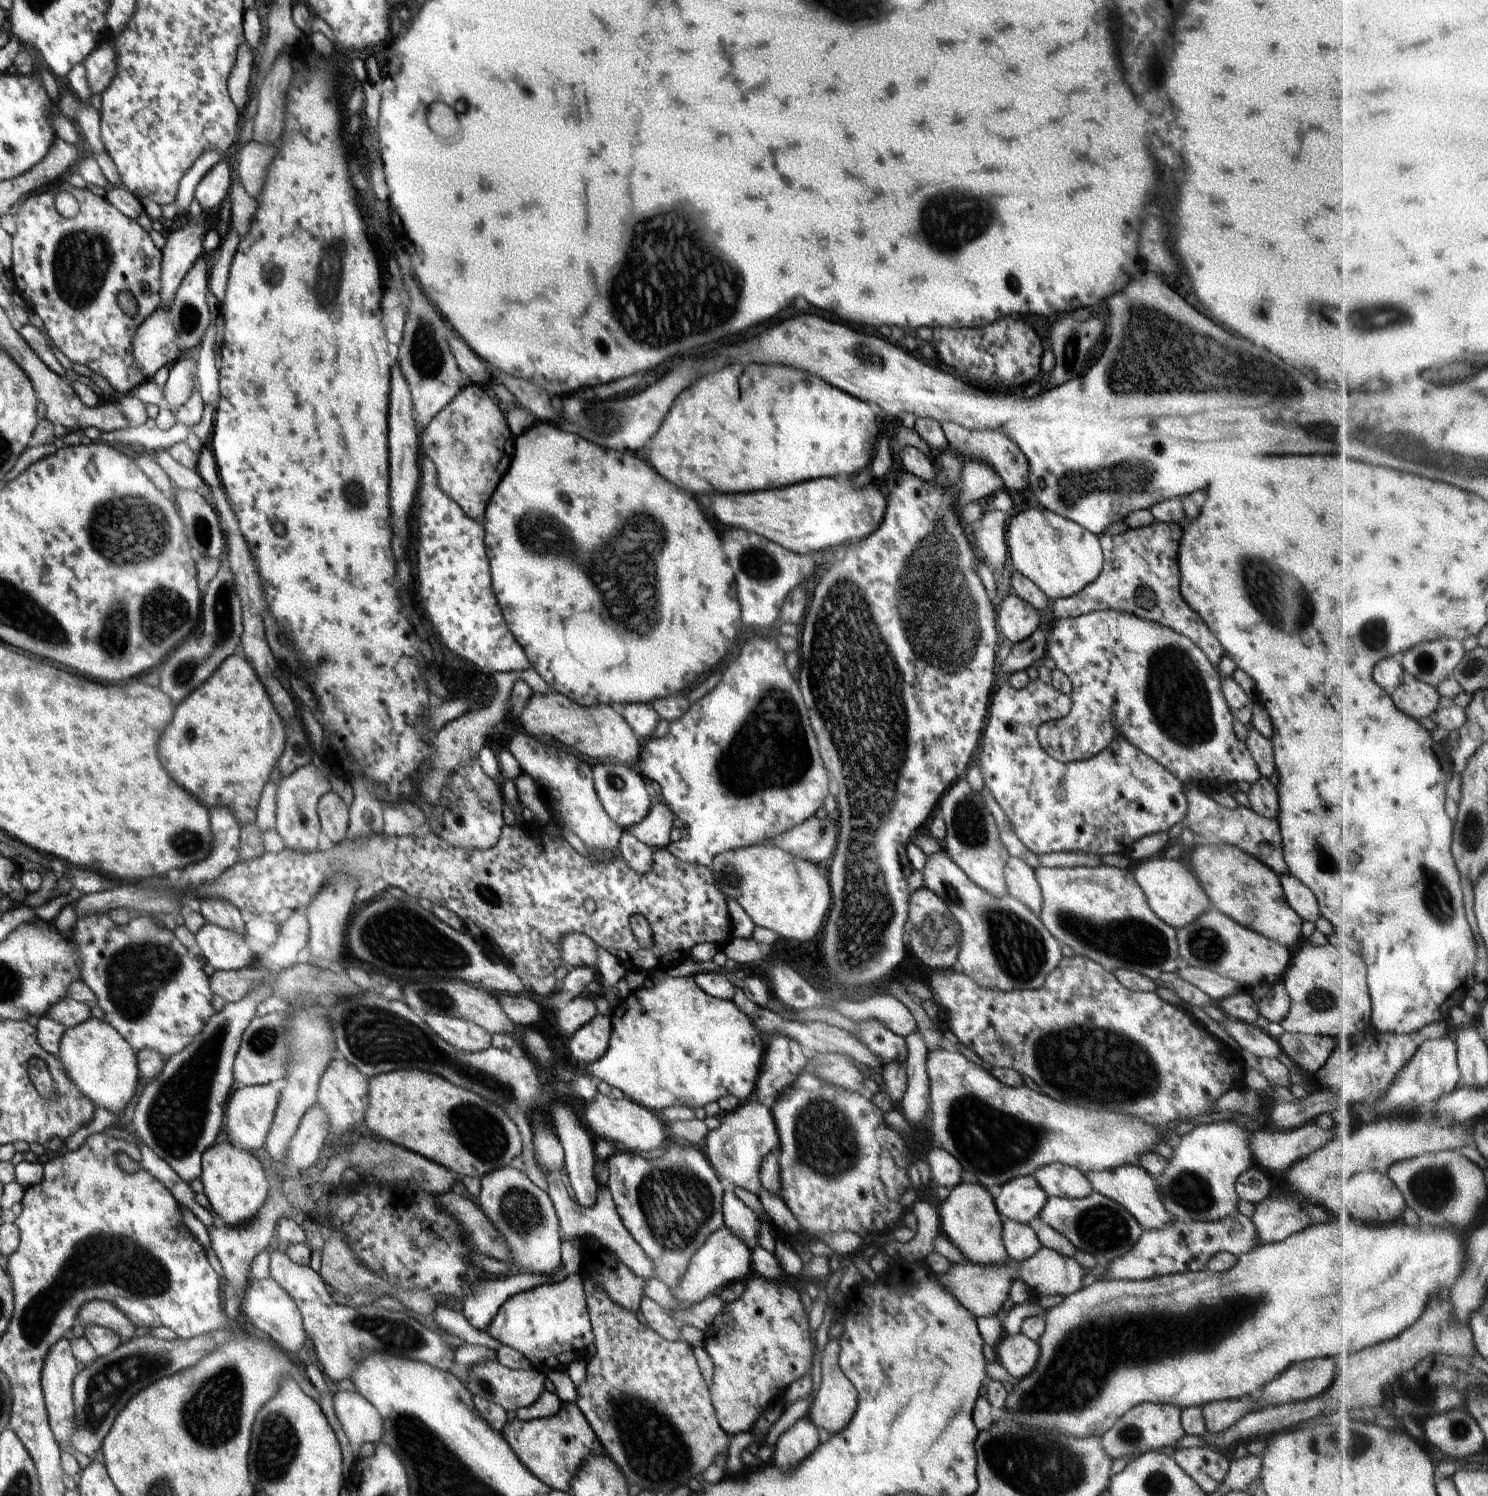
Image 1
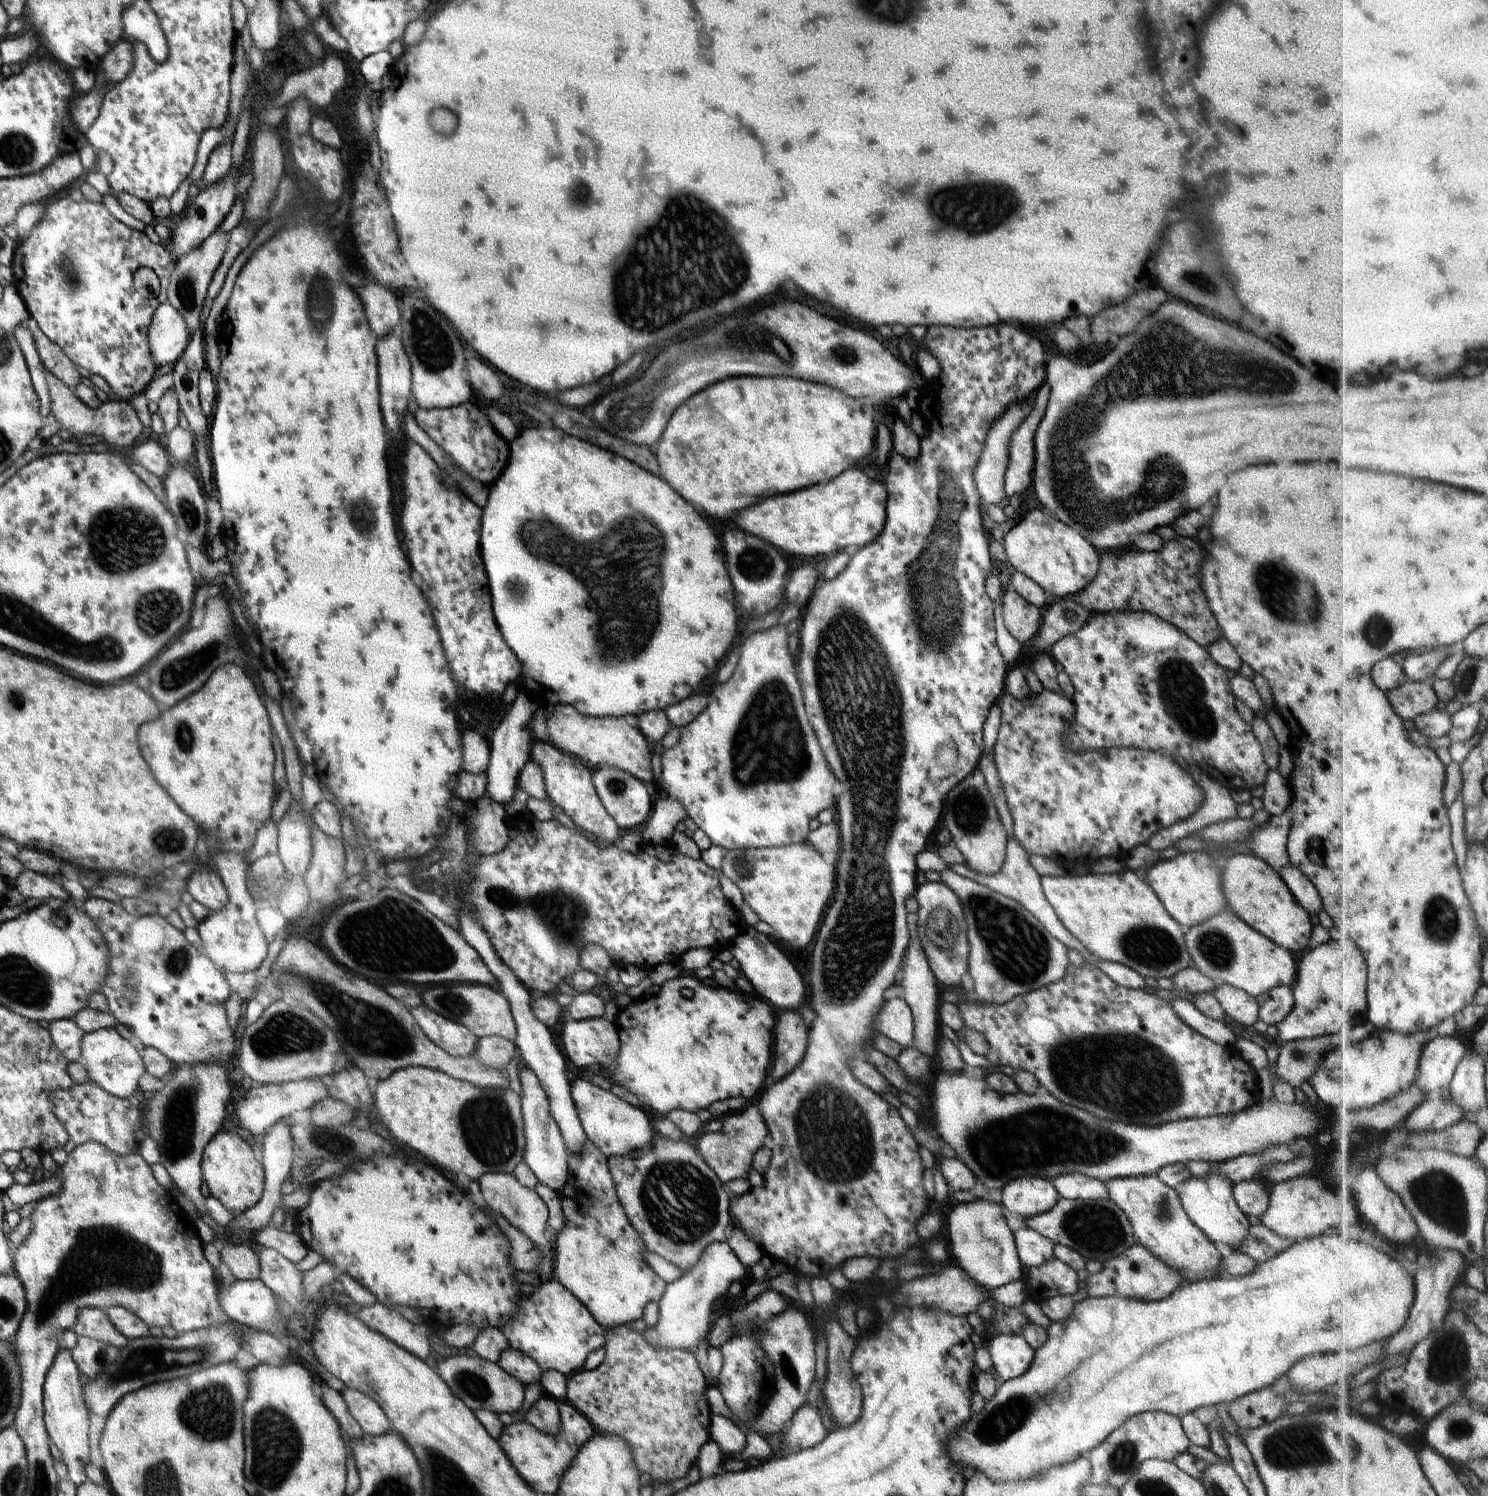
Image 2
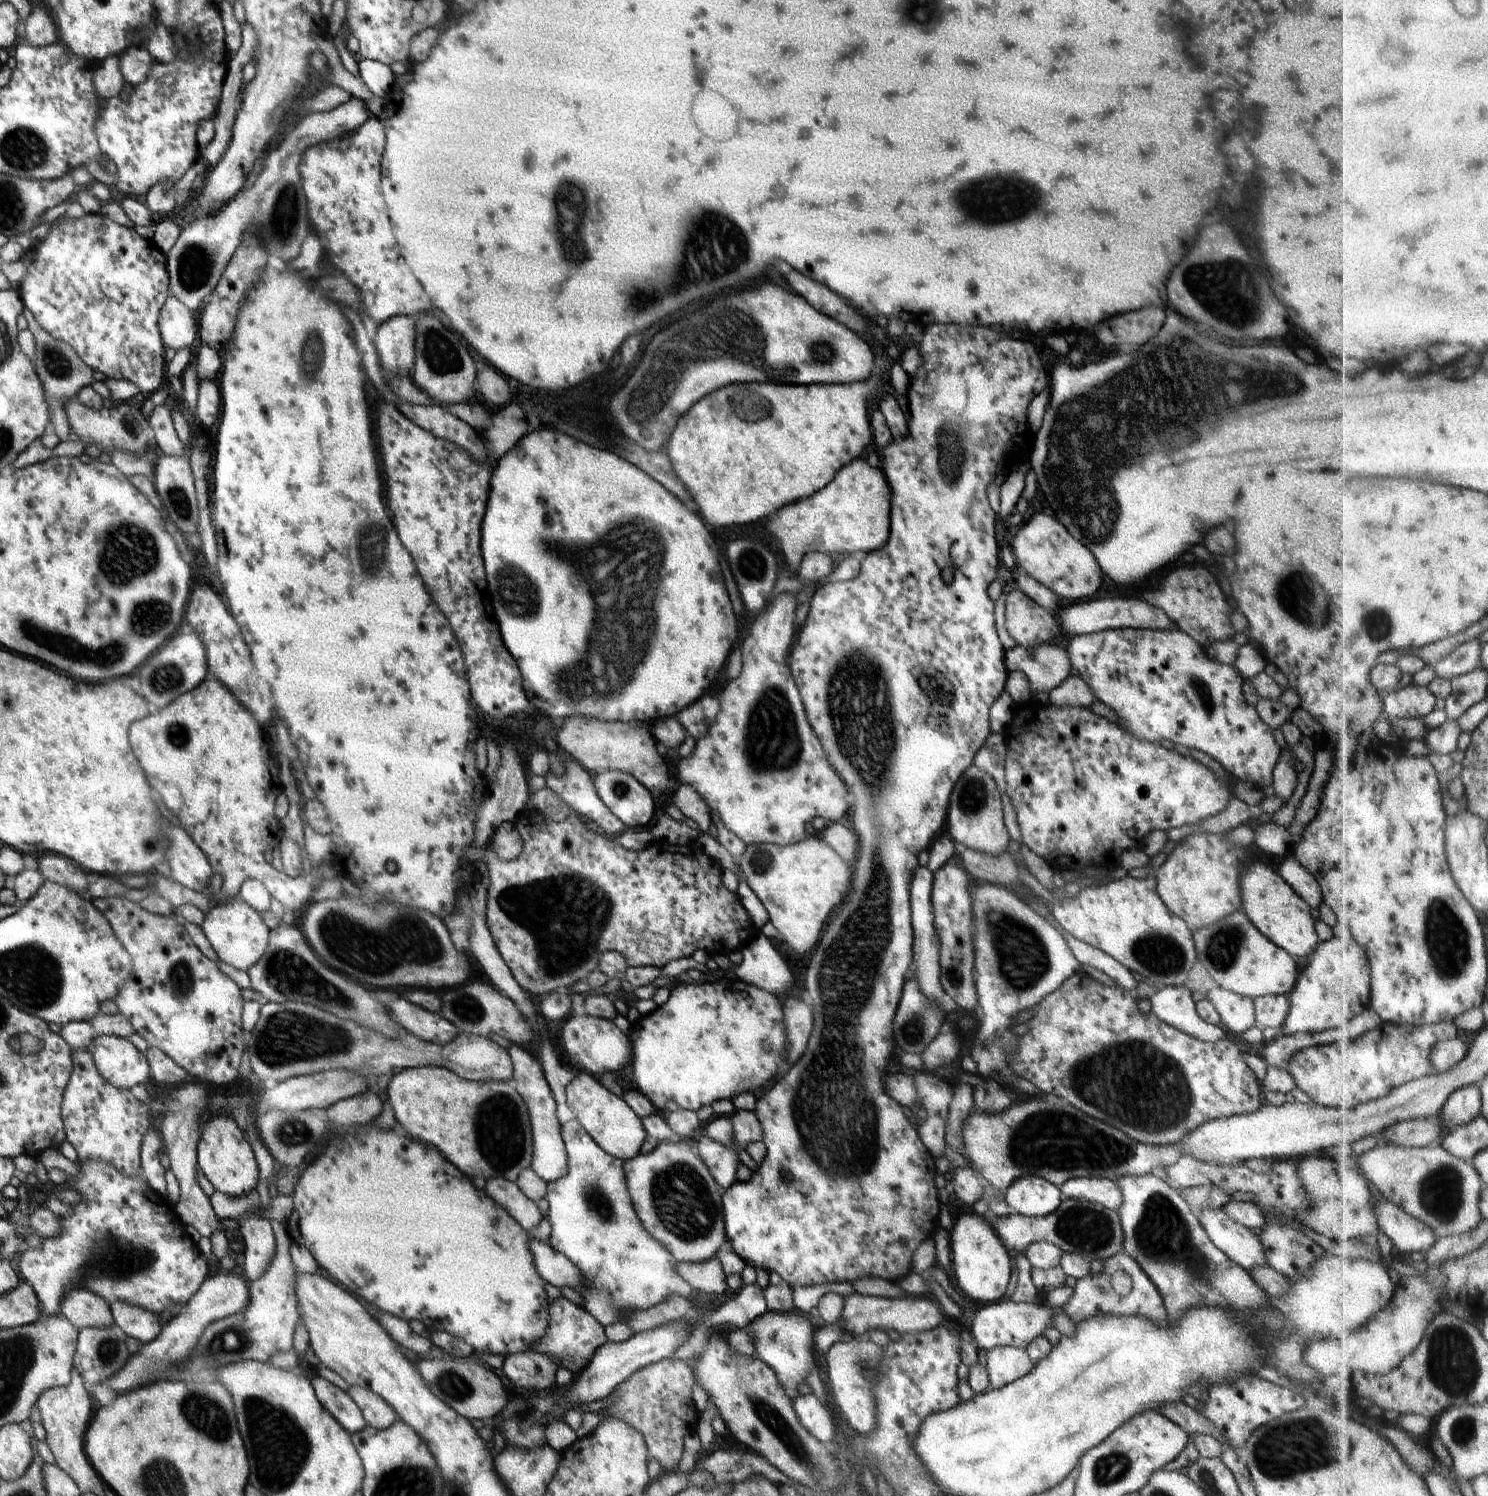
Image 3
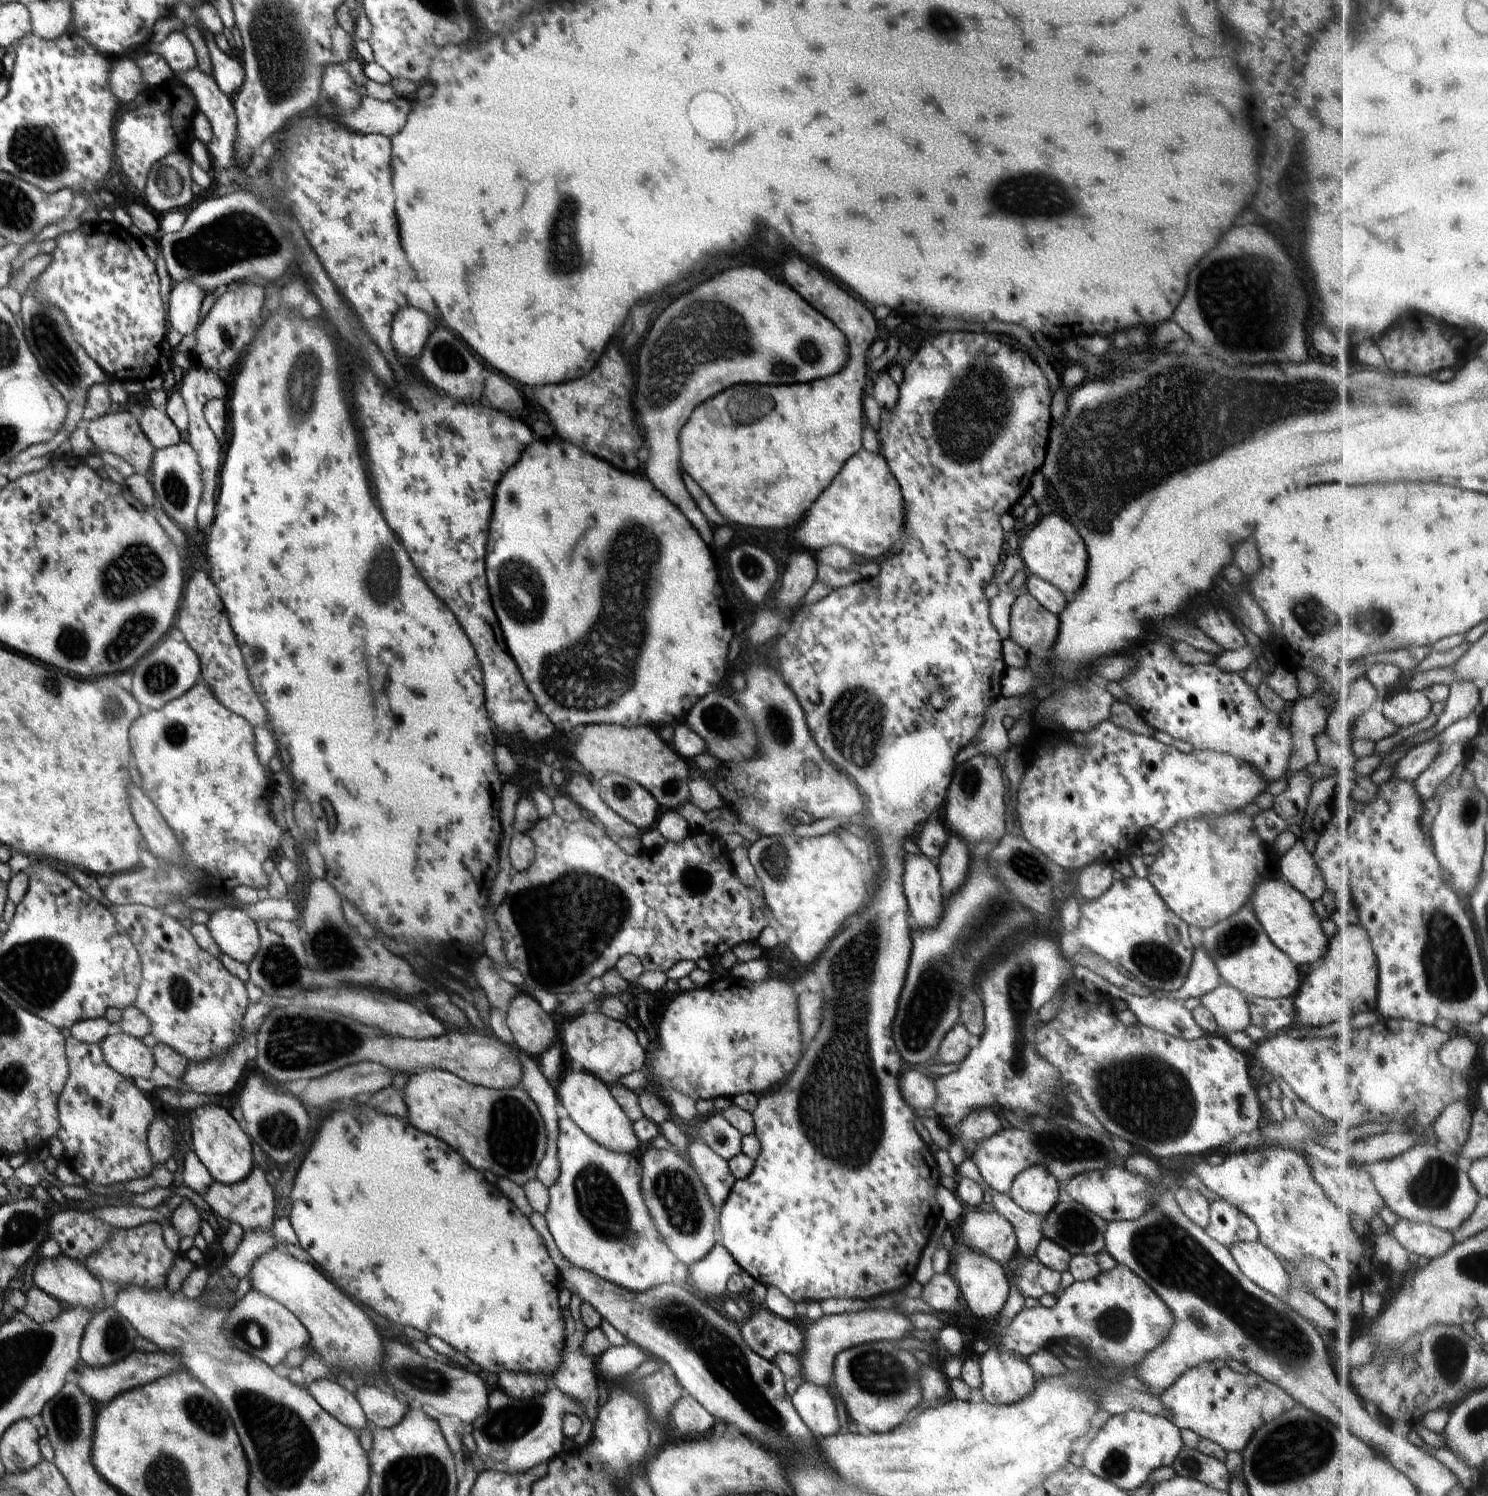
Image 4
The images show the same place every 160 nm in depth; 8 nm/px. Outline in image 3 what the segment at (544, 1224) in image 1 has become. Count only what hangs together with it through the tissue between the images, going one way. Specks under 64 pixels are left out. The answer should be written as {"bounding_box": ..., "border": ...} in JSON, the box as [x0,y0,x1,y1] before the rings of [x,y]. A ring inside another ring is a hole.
{"bounding_box":[486,1177,543,1234],"border":[[[504,1177],[492,1178],[486,1184],[486,1192],[529,1234],[543,1219],[535,1202],[532,1202],[515,1182]]]}

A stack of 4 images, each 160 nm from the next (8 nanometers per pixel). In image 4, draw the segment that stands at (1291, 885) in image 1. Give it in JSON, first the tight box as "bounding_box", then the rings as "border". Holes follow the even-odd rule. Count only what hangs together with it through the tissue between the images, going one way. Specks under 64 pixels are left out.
{"bounding_box":[1278,838,1327,906],"border":[[[1297,838],[1296,842],[1282,855],[1278,868],[1282,876],[1296,890],[1318,906],[1322,895],[1327,891],[1327,886],[1322,872],[1310,854],[1310,850],[1305,849],[1306,847],[1302,838]]]}

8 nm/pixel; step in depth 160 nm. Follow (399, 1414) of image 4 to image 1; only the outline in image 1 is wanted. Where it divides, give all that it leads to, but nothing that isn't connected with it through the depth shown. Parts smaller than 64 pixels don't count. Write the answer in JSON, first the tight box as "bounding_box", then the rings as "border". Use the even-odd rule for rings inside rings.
{"bounding_box":[333,1391,383,1456],"border":[[[338,1391],[333,1396],[336,1416],[342,1425],[354,1456],[361,1444],[377,1444],[383,1438],[383,1418],[358,1391]]]}

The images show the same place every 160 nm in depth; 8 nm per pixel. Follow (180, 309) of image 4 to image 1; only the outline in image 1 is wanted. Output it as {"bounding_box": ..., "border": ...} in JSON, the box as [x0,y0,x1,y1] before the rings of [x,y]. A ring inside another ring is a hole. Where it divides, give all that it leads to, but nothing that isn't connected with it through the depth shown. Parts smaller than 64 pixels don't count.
{"bounding_box":[132,305,182,380],"border":[[[160,305],[137,328],[132,341],[133,357],[148,380],[152,380],[162,366],[170,369],[182,358],[179,336],[169,314],[169,308]]]}

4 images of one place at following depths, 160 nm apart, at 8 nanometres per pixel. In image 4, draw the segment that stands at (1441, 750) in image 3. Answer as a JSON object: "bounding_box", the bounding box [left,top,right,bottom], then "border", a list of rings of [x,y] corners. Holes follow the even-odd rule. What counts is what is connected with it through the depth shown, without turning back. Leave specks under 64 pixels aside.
{"bounding_box":[1392,739,1441,784],"border":[[[1433,739],[1409,749],[1407,755],[1394,768],[1395,773],[1392,775],[1394,781],[1400,779],[1407,783],[1416,784],[1424,771],[1428,770],[1430,765],[1438,758],[1441,744]]]}

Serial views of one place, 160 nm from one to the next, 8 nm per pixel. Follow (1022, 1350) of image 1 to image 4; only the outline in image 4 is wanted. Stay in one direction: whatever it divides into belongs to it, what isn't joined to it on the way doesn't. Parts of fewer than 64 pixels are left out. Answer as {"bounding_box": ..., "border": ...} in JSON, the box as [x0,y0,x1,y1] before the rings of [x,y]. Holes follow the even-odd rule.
{"bounding_box":[978,1344,1037,1405],"border":[[[991,1344],[989,1350],[978,1358],[981,1368],[981,1387],[983,1402],[991,1405],[1009,1405],[1021,1401],[1034,1390],[1037,1375],[1033,1368],[1022,1362],[1018,1356],[1010,1352],[1004,1352],[996,1348],[996,1344]]]}

